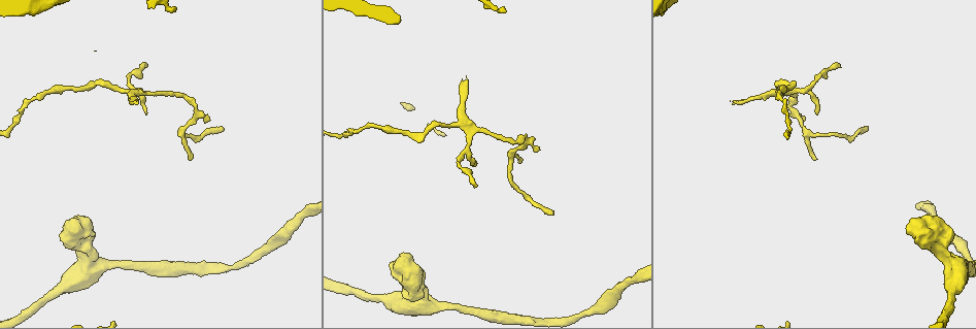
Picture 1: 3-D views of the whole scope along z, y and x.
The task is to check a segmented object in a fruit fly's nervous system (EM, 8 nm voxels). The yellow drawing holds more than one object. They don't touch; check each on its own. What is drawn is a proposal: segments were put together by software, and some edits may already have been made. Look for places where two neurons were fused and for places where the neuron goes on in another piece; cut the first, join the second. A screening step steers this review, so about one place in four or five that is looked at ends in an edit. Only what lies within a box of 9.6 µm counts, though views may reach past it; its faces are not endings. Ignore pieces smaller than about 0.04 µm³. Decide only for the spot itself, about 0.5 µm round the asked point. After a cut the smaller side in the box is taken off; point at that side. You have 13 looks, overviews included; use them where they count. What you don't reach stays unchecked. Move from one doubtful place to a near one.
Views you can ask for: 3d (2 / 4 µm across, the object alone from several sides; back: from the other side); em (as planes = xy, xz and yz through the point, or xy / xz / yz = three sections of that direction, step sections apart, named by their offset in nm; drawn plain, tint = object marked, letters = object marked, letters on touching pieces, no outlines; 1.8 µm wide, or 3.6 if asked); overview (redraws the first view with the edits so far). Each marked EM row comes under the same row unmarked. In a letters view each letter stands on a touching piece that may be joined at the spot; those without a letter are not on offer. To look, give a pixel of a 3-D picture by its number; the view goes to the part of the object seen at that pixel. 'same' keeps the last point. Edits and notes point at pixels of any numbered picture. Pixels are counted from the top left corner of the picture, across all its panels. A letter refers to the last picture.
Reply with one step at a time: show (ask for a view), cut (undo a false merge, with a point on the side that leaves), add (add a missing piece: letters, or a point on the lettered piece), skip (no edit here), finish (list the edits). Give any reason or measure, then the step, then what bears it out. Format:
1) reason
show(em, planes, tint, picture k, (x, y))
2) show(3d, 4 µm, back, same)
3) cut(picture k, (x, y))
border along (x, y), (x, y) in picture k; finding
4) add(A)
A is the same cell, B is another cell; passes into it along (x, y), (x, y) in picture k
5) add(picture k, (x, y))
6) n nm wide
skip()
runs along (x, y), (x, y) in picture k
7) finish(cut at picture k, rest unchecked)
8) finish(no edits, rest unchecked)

branch stops here
show(em, planes, letters, picture 1, (137, 103))

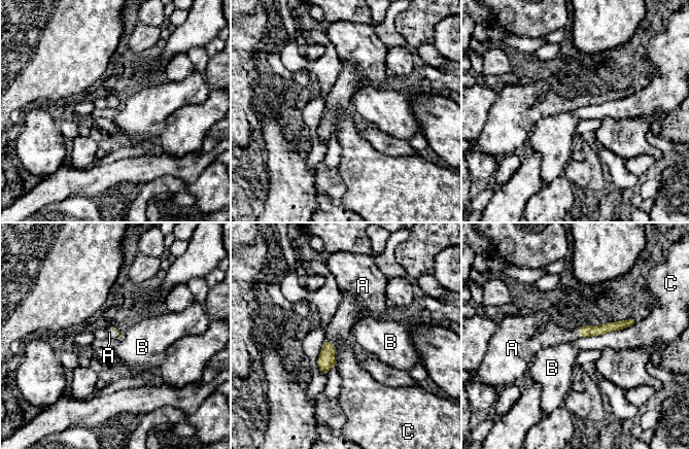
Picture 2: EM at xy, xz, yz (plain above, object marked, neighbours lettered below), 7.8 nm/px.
C touches over 480 nm
add(A)
A is the same cell, B and C are other cells; passes into it along (587, 331), (580, 333), (548, 333) in picture 2; it goes on there

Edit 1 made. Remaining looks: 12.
show(overview)

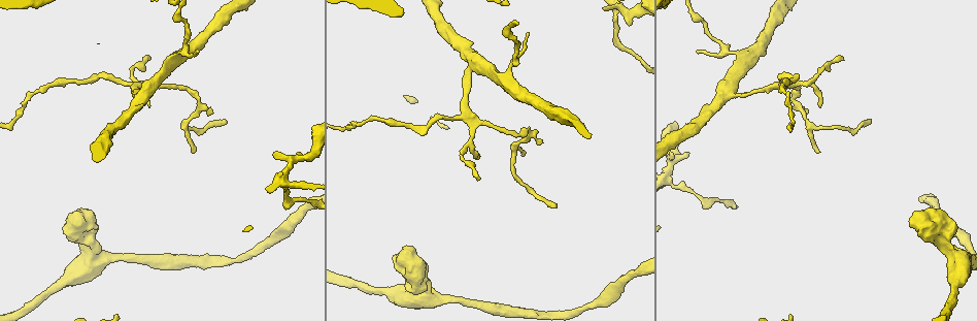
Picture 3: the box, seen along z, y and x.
thin end
show(em, 3.6 µm, planes, tint, picture 3, (528, 34))

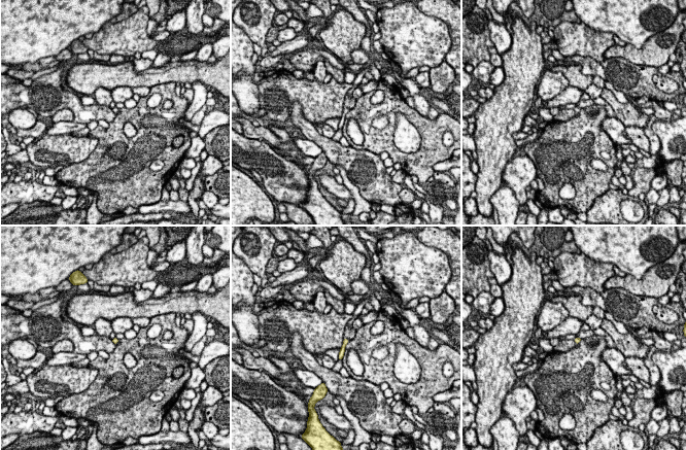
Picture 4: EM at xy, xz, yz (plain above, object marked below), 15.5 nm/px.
show(em, 3.6 µm, planes, letters, same)

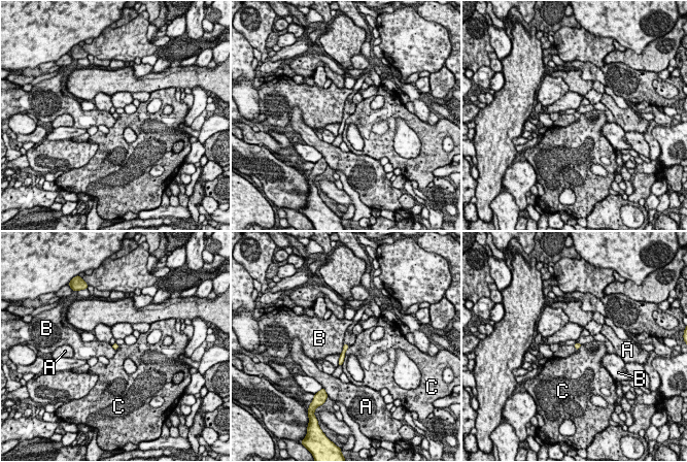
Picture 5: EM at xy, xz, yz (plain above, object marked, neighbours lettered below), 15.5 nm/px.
C touches over 340 nm
skip()
A, B and C are other cells; runs along (345, 345), (340, 364) in picture 5; no lettered piece goes on from it

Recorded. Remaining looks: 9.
sharp bend
show(3d, 2 µm, picture 3, (201, 104))

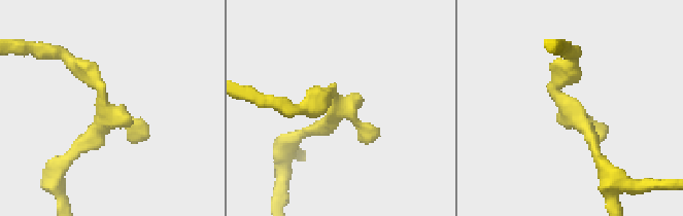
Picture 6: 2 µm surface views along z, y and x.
show(em, planes, tint, picture 6, (335, 96))

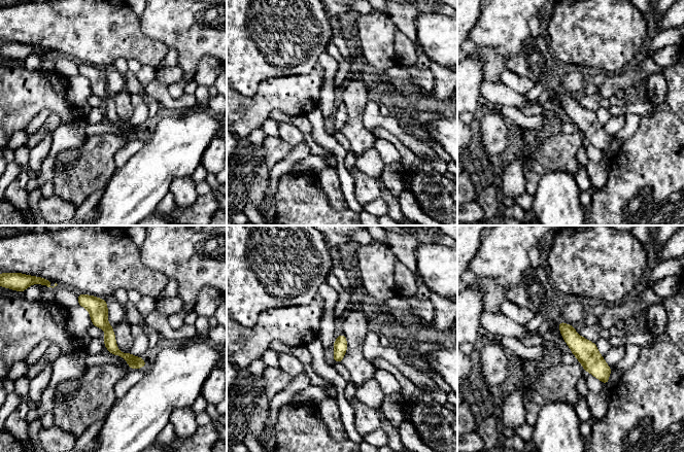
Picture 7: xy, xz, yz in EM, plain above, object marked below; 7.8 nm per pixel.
see the neighbours
show(em, planes, letters, same)

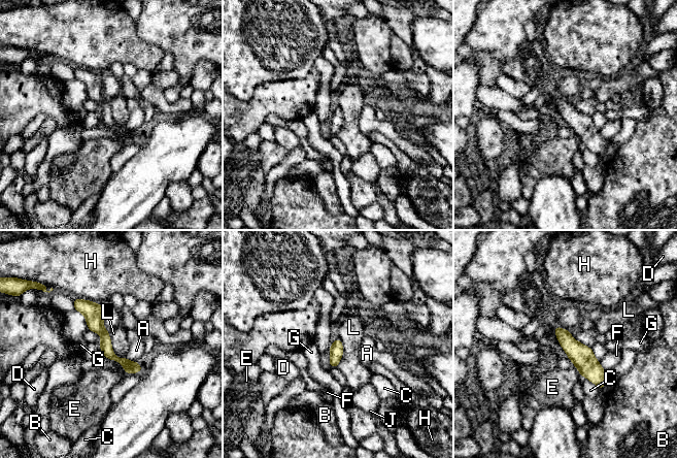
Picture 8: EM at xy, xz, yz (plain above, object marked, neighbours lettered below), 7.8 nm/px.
skip()
A, B, C, D, E, F, G, H, J and L are other cells; border along (107, 331), (112, 352), (125, 358) in picture 8; one neuron here

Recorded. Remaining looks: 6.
three-way junction
show(3d, 4 µm, picture 3, (90, 256))

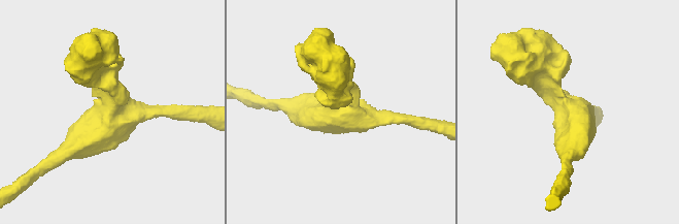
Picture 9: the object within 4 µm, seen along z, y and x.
3 arms; arms of 200, 300, 400 nm
show(em, 3.6 µm, planes, letters, picture 9, (109, 111))

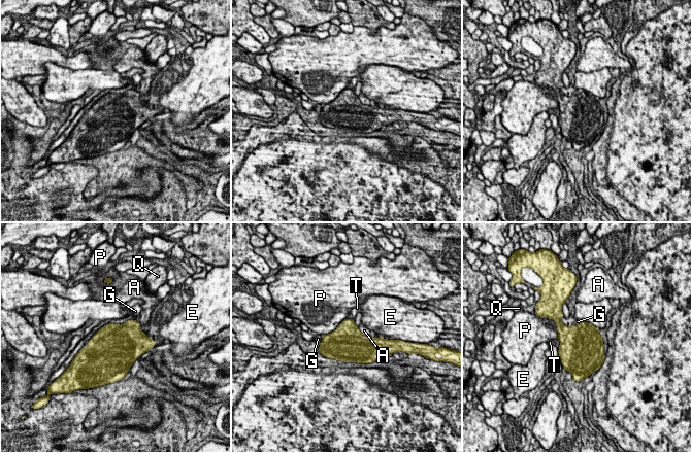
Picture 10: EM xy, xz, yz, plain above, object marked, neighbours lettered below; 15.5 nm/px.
G touches over 600 nm
skip()
A, E, G, P, Q and T are other cells; border along (132, 318), (97, 332) in picture 10; continuous, no second neuron

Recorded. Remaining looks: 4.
an open end
show(em, planes, letters, picture 3, (479, 177))

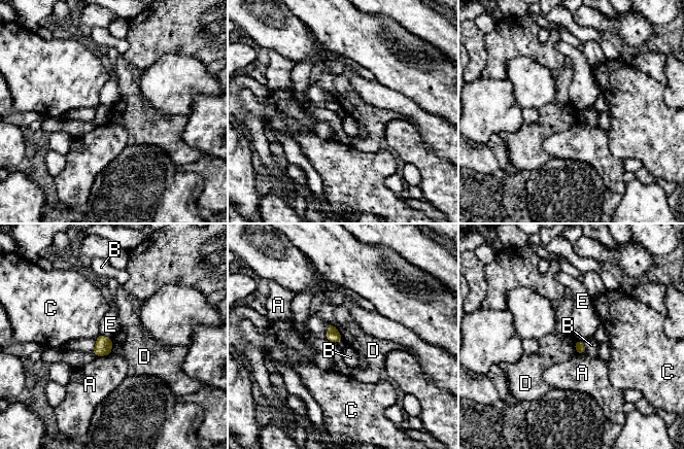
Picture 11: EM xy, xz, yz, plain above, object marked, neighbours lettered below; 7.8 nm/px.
skip()
A, B, C, D and E are other cells; border along (110, 339), (111, 353) in picture 11; no lettered piece goes on from it

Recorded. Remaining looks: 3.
finish(add at picture 2, rest unchecked)

